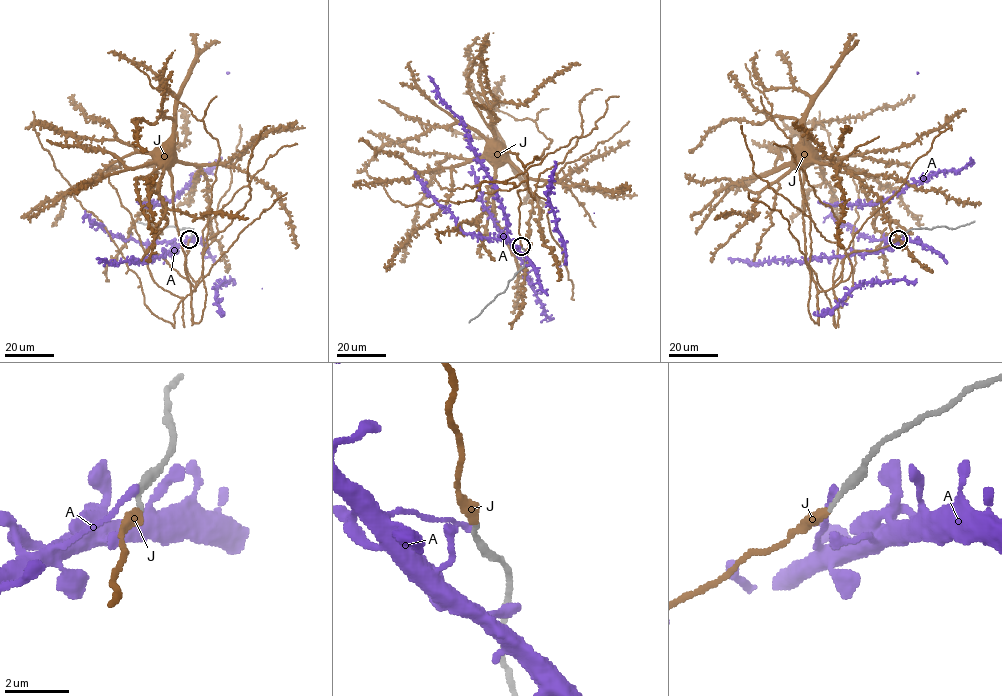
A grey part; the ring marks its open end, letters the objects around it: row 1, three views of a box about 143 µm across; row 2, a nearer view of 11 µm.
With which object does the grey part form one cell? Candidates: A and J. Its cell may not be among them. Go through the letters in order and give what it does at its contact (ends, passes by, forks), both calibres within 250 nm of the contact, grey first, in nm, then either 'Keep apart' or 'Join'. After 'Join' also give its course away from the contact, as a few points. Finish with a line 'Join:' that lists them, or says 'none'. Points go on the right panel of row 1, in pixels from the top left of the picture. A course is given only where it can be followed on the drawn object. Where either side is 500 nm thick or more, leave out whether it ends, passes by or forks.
A: It ends there. Thickness 280 nm (grey) against 190 nm. Keep apart
J: It ends there. Thickness 150 nm (grey) against 340 nm. Join. Its course: (898, 239), (844, 258), (839, 282), (817, 295), (815, 323), (808, 307), (811, 218), (799, 166), (745, 64)
Join: J

